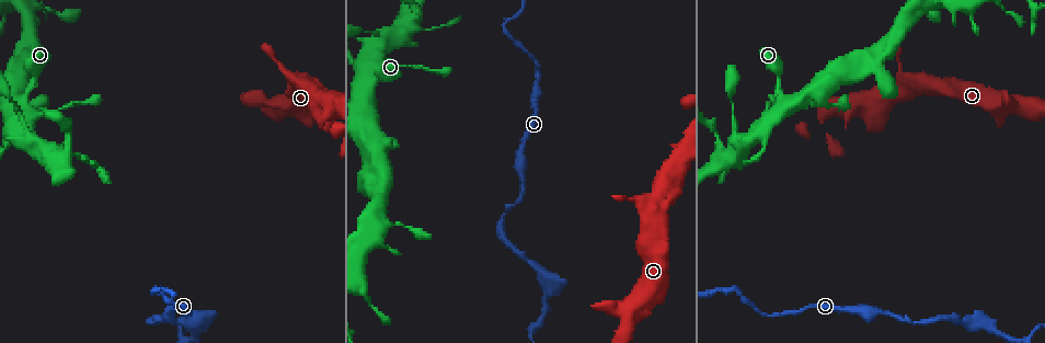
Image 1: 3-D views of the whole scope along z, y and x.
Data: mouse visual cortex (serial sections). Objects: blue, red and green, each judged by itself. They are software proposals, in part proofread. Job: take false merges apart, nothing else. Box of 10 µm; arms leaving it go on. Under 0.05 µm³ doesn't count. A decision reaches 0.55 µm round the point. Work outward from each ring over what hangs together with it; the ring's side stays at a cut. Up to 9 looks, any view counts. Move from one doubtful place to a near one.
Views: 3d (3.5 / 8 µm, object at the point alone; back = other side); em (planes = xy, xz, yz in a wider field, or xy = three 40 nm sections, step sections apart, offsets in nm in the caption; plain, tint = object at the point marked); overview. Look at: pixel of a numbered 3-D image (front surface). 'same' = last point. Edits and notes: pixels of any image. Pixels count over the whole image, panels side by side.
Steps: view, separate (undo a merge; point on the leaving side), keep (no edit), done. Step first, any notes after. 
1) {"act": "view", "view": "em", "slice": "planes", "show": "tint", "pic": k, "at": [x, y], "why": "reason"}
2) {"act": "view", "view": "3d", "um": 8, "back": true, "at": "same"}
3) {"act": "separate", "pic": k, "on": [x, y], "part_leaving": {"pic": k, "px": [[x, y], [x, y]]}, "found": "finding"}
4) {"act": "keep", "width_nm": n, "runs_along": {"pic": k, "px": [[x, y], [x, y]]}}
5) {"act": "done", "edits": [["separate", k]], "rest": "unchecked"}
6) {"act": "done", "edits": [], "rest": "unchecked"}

{"act": "view", "view": "3d", "um": 3.5, "pic": 1, "at": [918, 88], "why": "sudden change in width"}

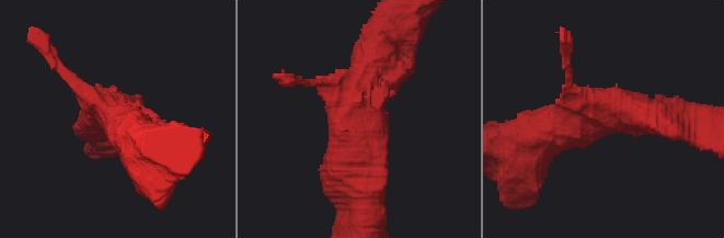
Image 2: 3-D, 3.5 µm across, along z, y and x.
{"act": "view", "view": "em", "slice": "xy", "step": 5, "show": "tint", "pic": 2, "at": [363, 115], "why": "shape alone is not enough"}

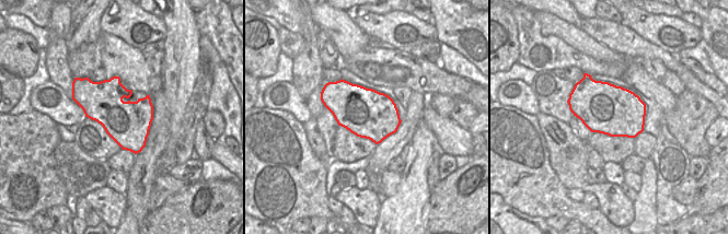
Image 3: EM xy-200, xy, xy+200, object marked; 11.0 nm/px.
{"act": "keep", "runs_along": {"pic": 2, "px": [[675, 116], [605, 113], [535, 139]]}, "found": "all the same cell"}

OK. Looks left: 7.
{"act": "view", "view": "3d", "um": 3.5, "pic": 1, "at": [986, 323], "why": "abrupt turn"}

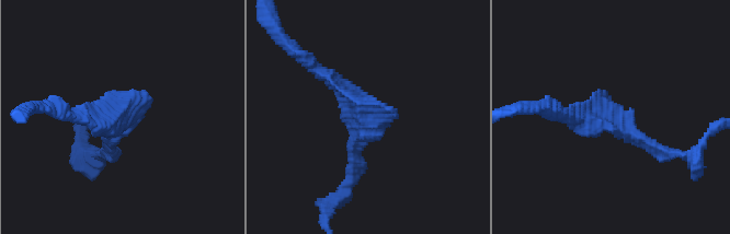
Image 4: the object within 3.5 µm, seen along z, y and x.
{"act": "keep", "found": "one cell here"}

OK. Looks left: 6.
{"act": "view", "view": "3d", "um": 8, "pic": 1, "at": [726, 291], "why": "abrupt turn"}

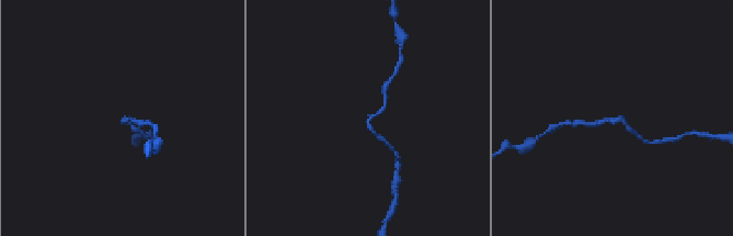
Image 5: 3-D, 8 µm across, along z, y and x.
{"act": "view", "view": "em", "slice": "xy", "step": 3, "show": "tint", "at": "same", "arm_widths_nm": [150, 150], "why": "need the tissue"}

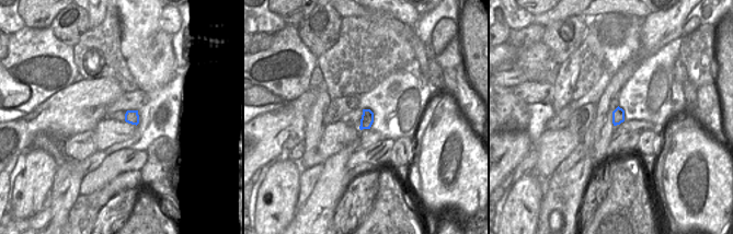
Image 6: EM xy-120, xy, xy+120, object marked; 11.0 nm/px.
{"act": "keep", "found": "all the same cell"}

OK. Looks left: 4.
{"act": "view", "view": "3d", "um": 3.5, "pic": 1, "at": [787, 102], "why": "four-way junction"}

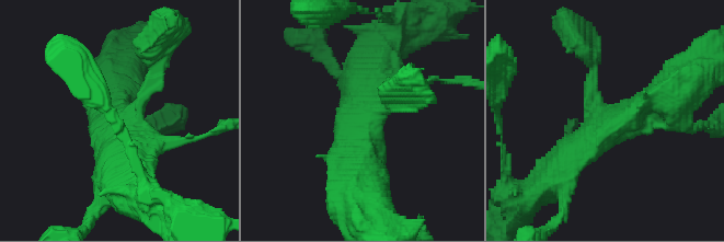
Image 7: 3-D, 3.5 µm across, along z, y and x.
{"act": "view", "view": "em", "slice": "xy", "step": 1, "show": "tint", "pic": 7, "at": [370, 120], "arms": 4, "arm_widths_nm": [150, 300, 400, 450], "why": "need the tissue"}

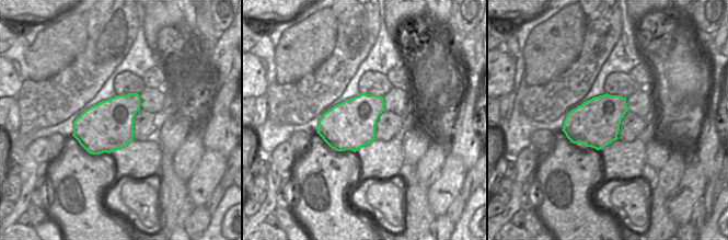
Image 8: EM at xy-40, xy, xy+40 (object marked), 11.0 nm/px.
{"act": "keep", "runs_along": {"pic": 7, "px": [[399, 105], [365, 125], [362, 183]]}, "found": "continuous, no second cell"}

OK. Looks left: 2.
{"act": "done", "edits": [], "rest": "unchecked"}

